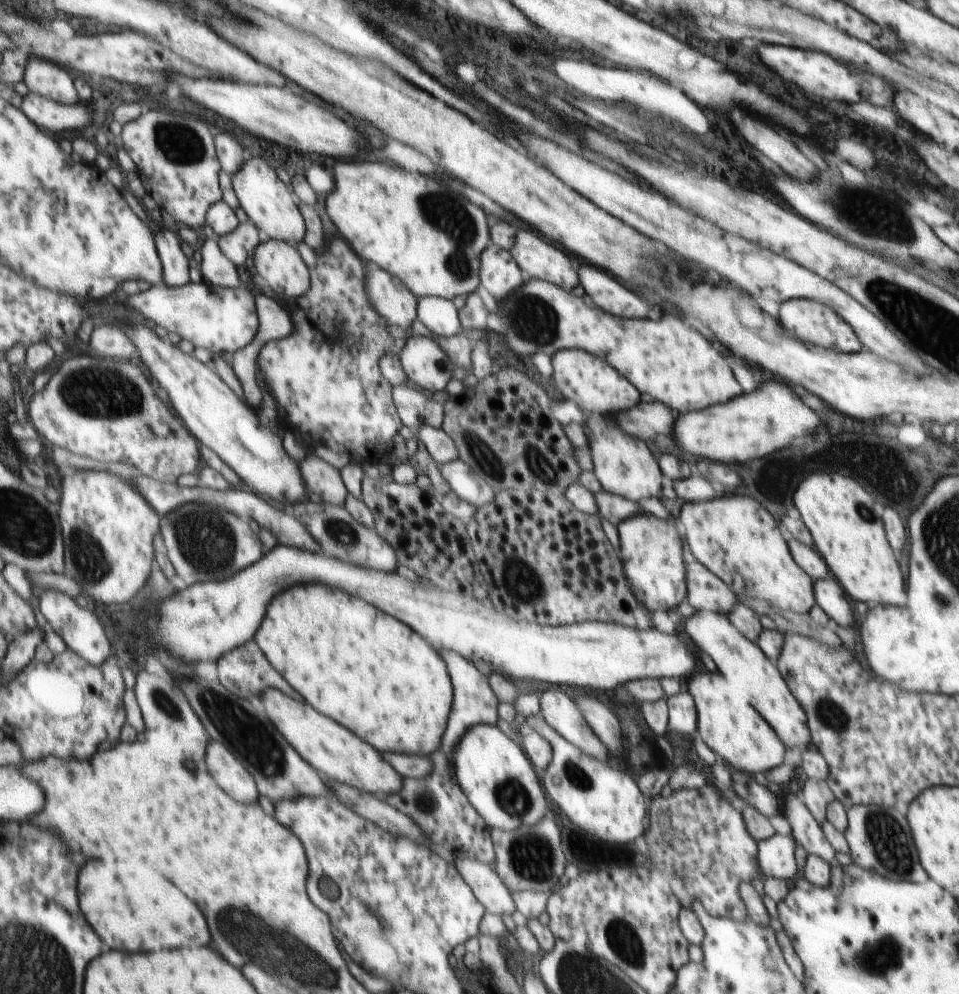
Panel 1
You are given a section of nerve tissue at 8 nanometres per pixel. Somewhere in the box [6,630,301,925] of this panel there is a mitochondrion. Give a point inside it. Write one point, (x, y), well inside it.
(255, 740)

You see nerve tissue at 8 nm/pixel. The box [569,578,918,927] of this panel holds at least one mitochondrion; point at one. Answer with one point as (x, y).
(889, 842)

